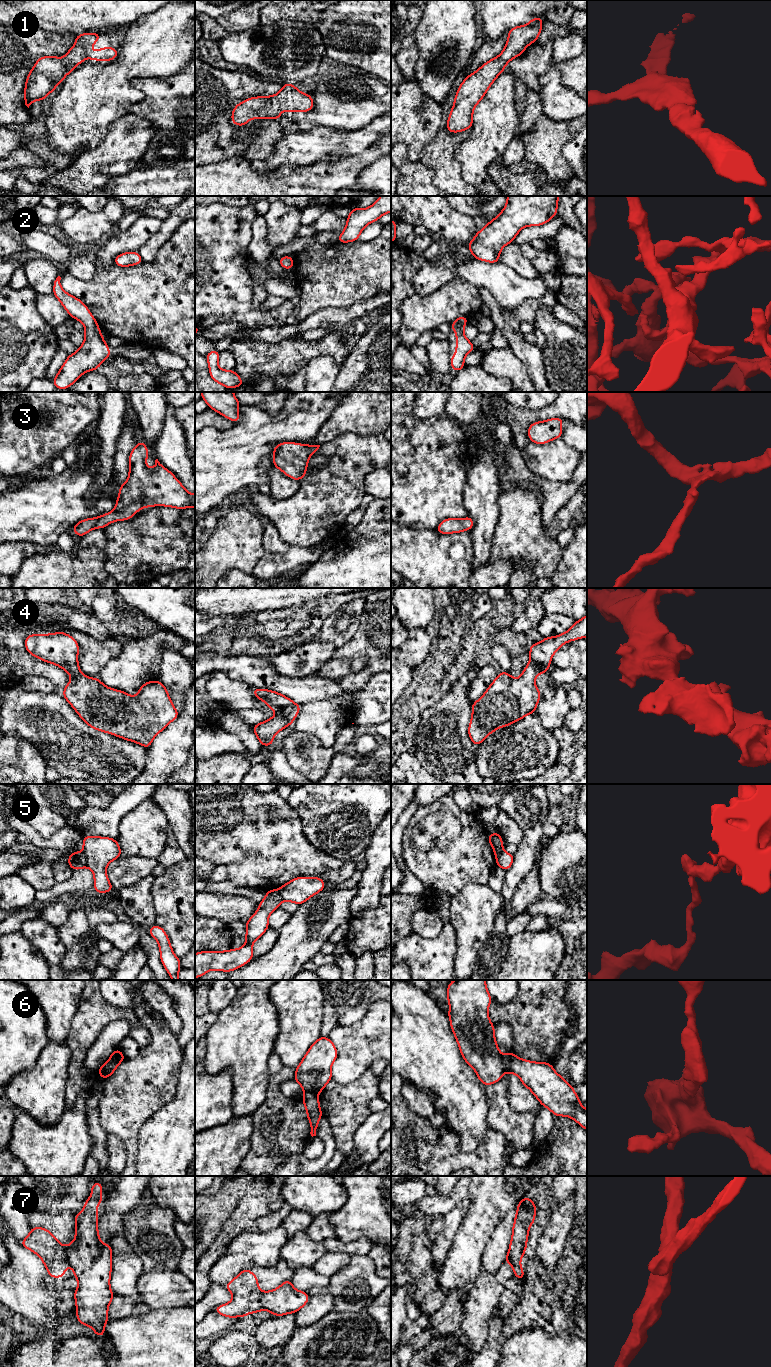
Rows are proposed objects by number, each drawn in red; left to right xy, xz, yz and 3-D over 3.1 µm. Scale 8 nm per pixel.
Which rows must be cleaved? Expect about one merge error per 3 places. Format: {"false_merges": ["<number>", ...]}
{"false_merges": ["5", "6", "7"]}

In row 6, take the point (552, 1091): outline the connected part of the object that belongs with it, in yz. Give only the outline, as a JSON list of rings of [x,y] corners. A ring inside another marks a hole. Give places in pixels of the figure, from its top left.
[[[513,1052],[502,1056],[502,1061],[505,1072],[516,1074],[554,1116],[572,1118],[587,1130],[587,1109],[582,1107],[574,1088],[556,1073],[551,1063],[520,1059]]]

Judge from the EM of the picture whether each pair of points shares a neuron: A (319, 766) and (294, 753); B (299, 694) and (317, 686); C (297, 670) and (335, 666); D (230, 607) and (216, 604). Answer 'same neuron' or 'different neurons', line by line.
A: same neuron
B: same neuron
C: different neurons
D: same neuron

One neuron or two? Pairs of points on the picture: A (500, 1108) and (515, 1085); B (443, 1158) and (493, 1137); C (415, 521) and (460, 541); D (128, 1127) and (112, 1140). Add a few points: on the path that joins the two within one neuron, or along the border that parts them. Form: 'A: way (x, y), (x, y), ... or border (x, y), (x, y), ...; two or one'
A: border (508, 1074), (508, 1103), (513, 1109), (524, 1112); two
B: way (456, 1158), (475, 1158), (483, 1150); one
C: border (411, 527), (434, 530); two
D: border (108, 1134), (114, 1134), (122, 1141), (126, 1158); two

